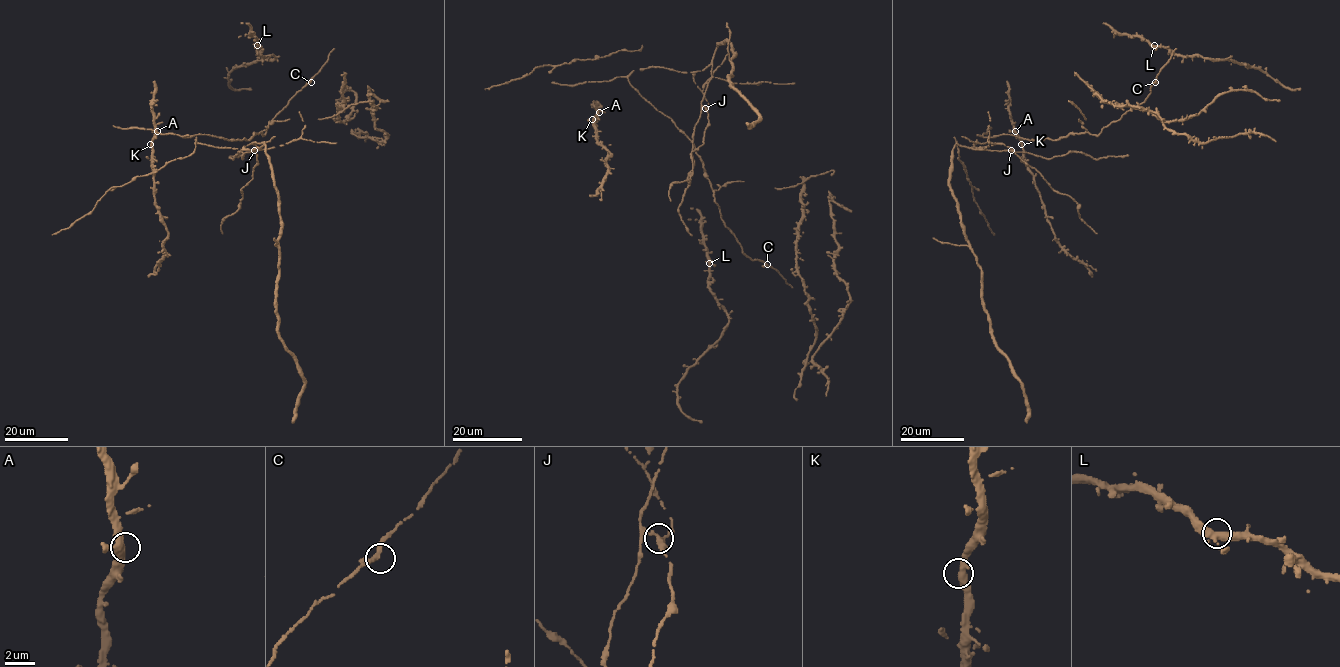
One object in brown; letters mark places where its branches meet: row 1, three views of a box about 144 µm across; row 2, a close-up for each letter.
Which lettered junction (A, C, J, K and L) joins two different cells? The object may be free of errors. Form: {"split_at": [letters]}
{"split_at": ["J"]}

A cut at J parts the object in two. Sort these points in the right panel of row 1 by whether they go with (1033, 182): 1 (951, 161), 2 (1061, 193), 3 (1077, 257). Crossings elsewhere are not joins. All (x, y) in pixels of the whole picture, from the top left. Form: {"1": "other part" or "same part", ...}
{"1": "same part", "2": "other part", "3": "same part"}

